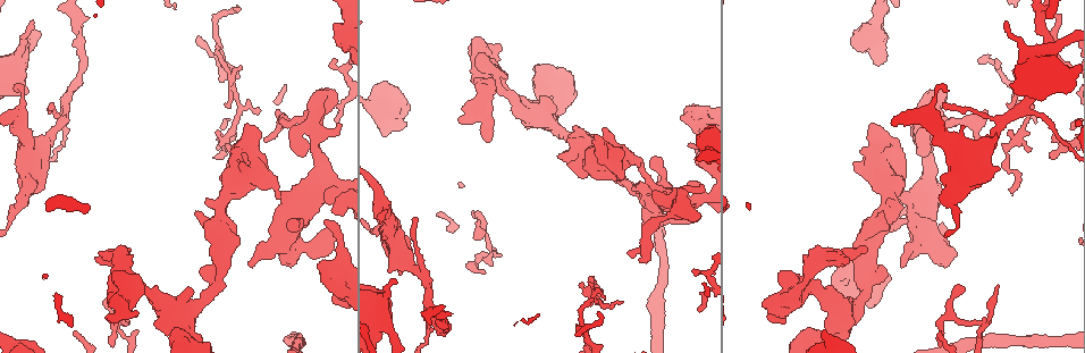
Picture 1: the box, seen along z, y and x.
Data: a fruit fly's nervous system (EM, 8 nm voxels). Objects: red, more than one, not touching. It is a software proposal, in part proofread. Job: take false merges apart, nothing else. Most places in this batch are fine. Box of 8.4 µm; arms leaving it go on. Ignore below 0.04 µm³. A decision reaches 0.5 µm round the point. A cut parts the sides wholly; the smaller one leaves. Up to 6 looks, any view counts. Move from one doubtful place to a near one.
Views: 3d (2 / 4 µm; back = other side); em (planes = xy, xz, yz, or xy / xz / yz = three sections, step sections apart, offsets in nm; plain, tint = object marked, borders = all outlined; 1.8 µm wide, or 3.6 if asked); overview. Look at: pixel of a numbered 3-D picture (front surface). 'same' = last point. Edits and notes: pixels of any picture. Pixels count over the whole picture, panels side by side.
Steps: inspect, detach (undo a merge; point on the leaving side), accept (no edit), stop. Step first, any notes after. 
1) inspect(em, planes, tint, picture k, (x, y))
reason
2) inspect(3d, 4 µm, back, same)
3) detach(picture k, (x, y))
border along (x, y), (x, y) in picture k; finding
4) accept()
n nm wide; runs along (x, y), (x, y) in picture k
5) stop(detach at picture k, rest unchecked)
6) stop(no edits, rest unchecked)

inspect(em, 3.6 µm, yz, step 16, tint, picture 1, (701, 197))
calibre changes

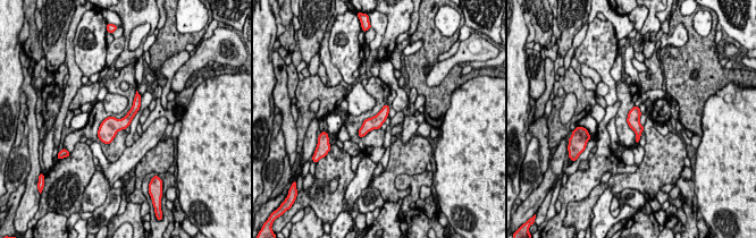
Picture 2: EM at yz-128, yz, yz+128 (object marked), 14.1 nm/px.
inspect(em, 3.6 µm, planes, tint, same)
cut it another way

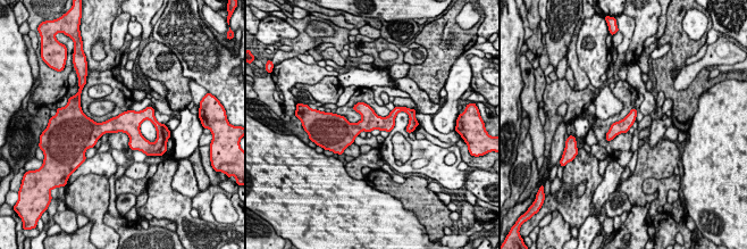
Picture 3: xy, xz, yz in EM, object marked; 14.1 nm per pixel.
accept()
190 nm wide; one cell here

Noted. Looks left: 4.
inspect(em, planes, tint, picture 1, (807, 279))
abrupt turn

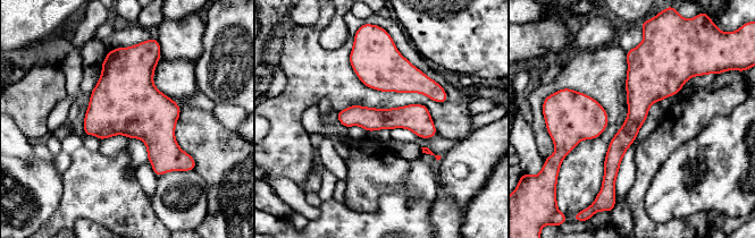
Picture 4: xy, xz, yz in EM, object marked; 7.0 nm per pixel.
accept()
runs along (642, 51), (612, 183) in picture 4; one cell here

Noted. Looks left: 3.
inspect(em, 3.6 µm, planes, tint, picture 1, (187, 335))
sharp bend

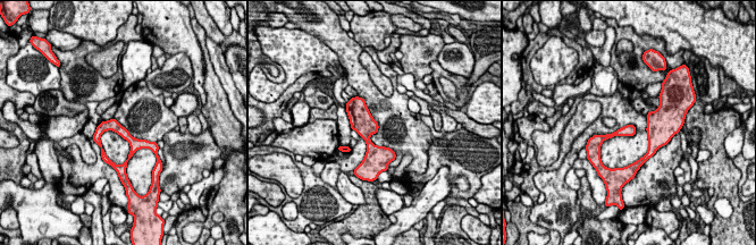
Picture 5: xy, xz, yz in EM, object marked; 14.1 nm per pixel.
accept()
160 nm wide; runs along (358, 100), (374, 160) in picture 5; continuous, no second cell

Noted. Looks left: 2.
stop(no edits, rest unchecked)

